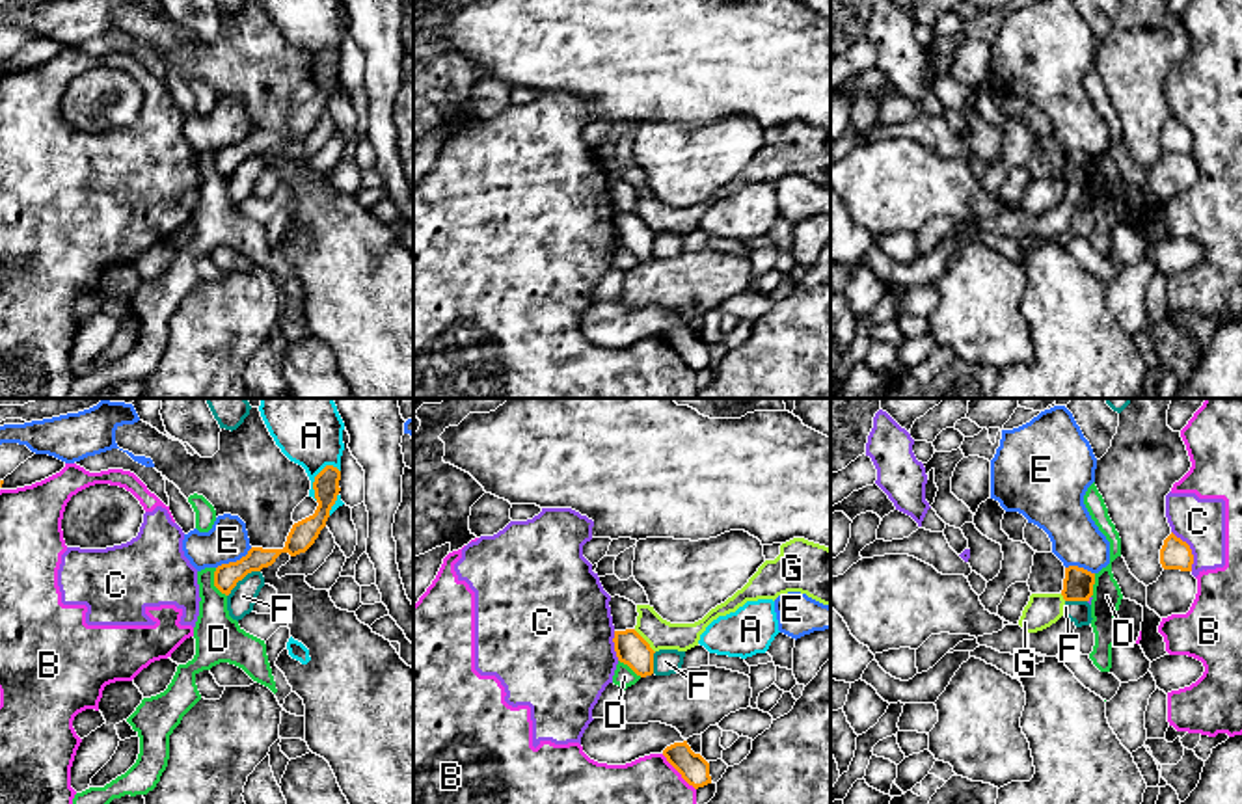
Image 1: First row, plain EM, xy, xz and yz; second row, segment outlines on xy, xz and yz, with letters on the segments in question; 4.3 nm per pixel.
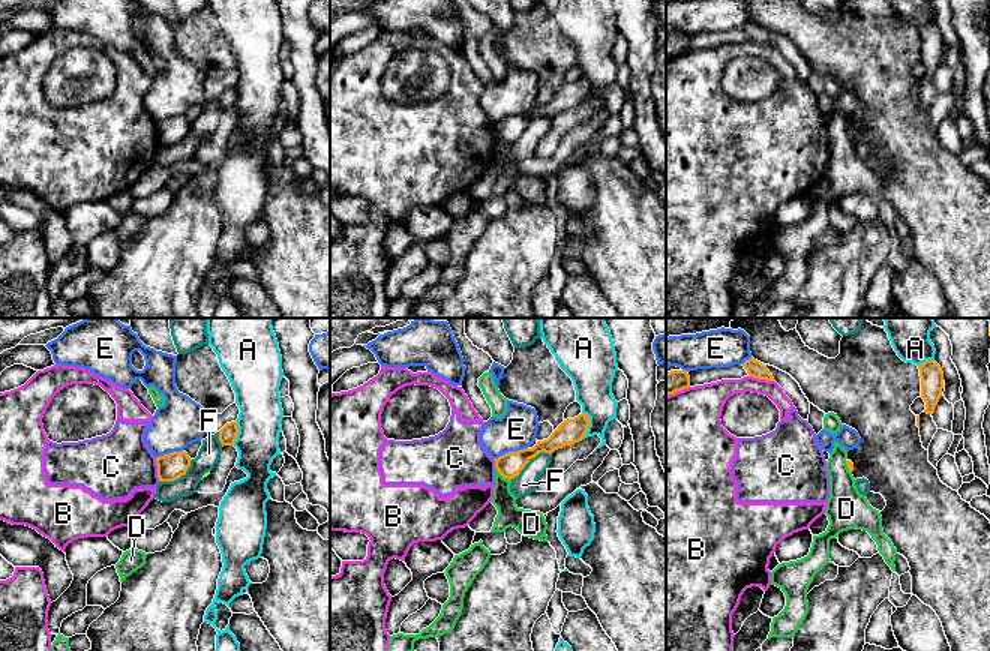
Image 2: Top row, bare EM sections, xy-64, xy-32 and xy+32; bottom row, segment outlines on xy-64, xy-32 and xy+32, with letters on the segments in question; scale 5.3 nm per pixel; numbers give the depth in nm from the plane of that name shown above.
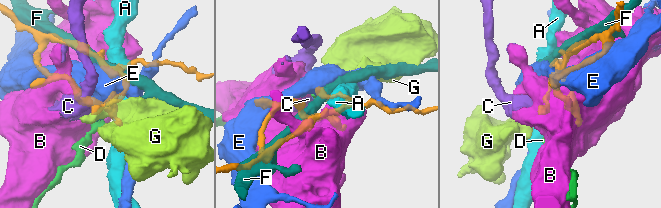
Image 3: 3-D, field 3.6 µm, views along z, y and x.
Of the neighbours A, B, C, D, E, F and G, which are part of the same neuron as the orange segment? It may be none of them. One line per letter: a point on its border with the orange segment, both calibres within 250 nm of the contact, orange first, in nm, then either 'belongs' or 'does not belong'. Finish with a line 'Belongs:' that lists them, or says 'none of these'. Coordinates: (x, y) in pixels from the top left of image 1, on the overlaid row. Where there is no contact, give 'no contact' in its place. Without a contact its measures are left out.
A: contact xy (315, 479); calibres 120 and 300 nm; does not belong
B: contact xz (678, 771); calibres 120 and 200 nm; does not belong
C: contact yz (1190, 549); calibres 130 and 200 nm; does not belong
D: contact xy (215, 583); calibres 110 and 200 nm; does not belong
E: contact xy (233, 562); calibres 110 and 180 nm; does not belong
F: contact xy (241, 579); calibres 110 and 120 nm; does not belong
G: contact xz (645, 641); calibres 140 and 130 nm; does not belong
Belongs: none of these

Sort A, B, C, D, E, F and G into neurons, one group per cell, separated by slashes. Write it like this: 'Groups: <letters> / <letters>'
Groups: A / B C / D / E / F / G

